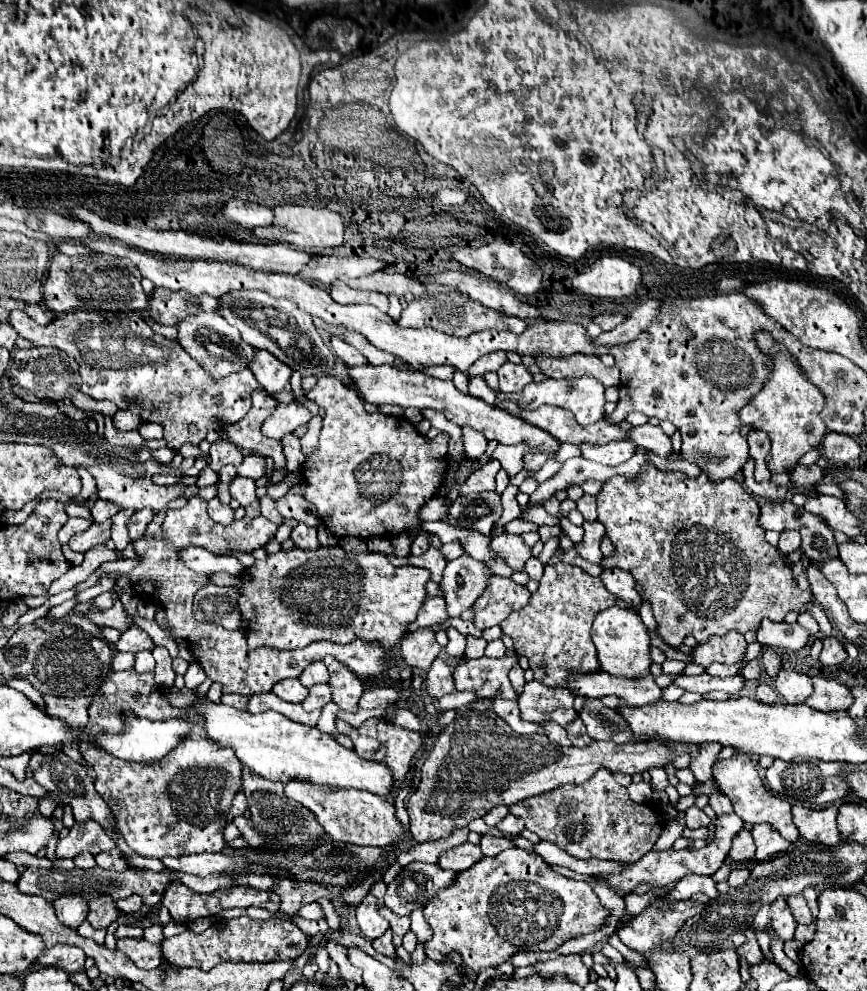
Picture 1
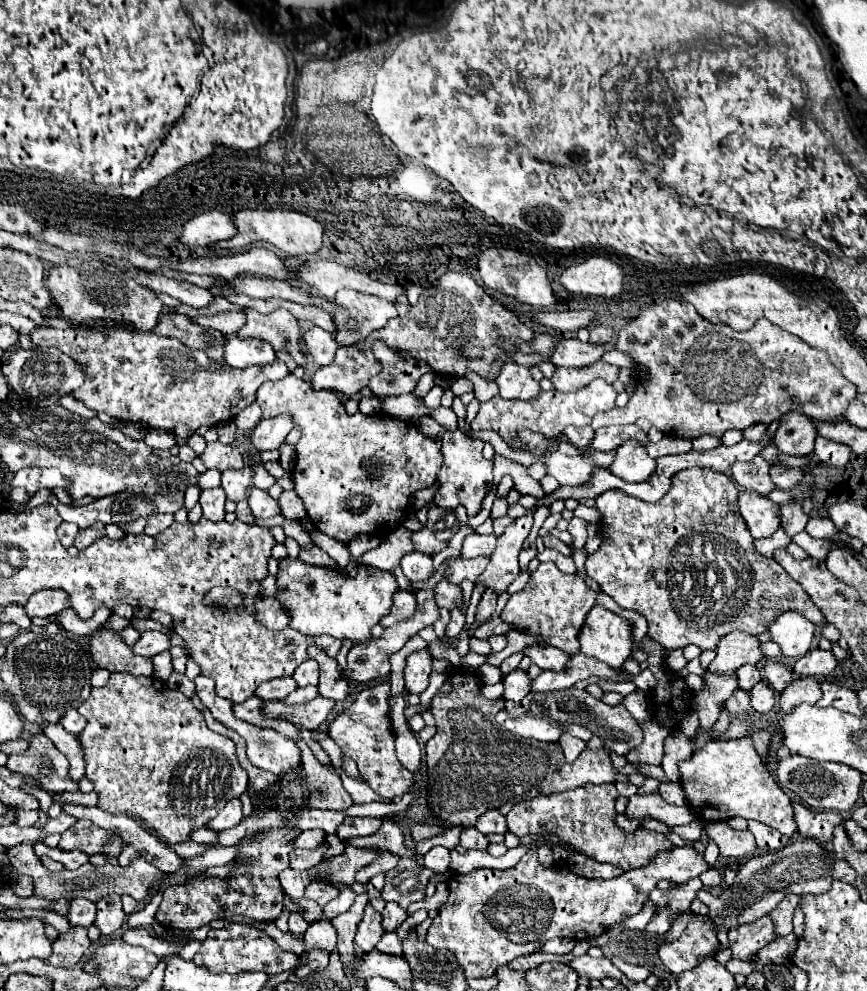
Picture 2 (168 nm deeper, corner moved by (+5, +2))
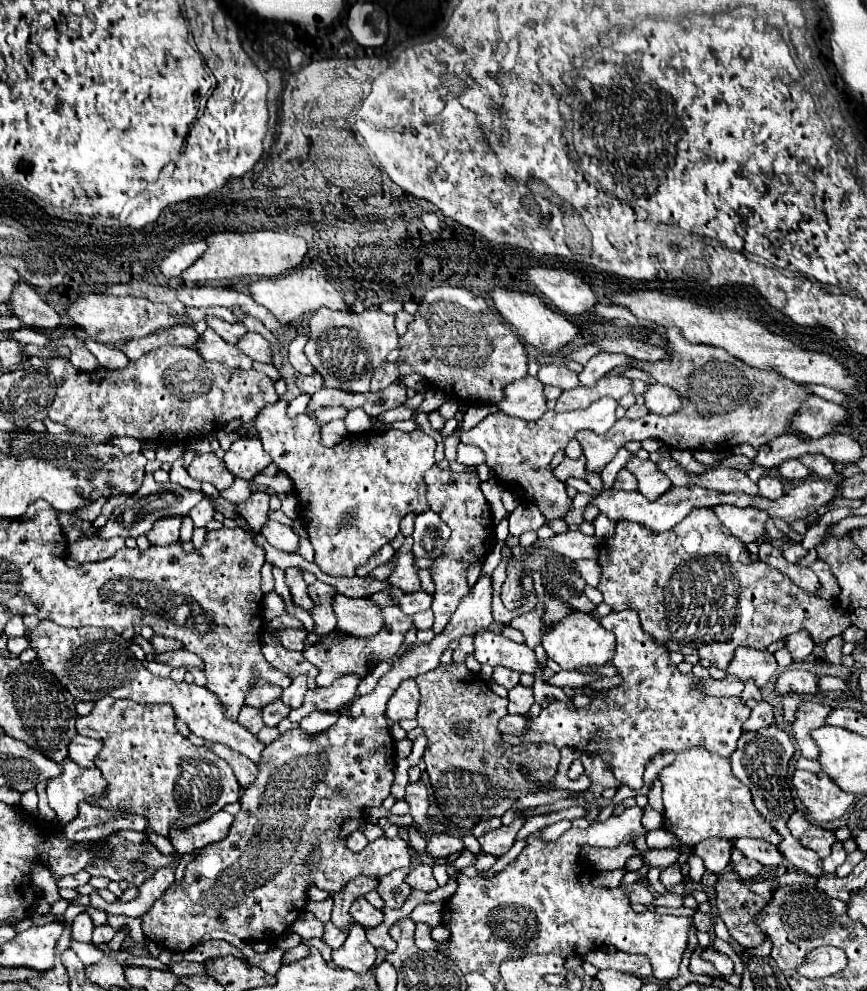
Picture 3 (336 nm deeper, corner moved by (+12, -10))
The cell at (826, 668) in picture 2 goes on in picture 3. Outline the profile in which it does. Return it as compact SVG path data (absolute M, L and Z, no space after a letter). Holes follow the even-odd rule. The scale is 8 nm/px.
M788 668L776 680L776 690L780 694L796 692L796 694L816 694L818 692L818 676L810 670Z

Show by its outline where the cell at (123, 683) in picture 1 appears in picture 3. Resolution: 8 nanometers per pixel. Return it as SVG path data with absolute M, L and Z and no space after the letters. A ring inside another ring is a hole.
M104 696L96 702L96 708L90 714L76 718L76 730L82 736L92 736L102 742L94 766L100 768L108 788L98 798L88 796L88 802L110 812L140 814L148 820L148 828L160 836L170 836L172 828L180 830L200 824L224 810L226 804L240 800L240 784L232 768L208 746L194 746L176 730L170 704L138 704L134 700L114 700L112 696Z

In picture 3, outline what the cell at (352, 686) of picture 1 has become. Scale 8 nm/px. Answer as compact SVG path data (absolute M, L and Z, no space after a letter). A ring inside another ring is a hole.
M264 636L262 640L262 652L264 658L270 660L270 664L274 664L276 668L280 668L282 672L286 672L290 678L298 676L298 674L308 674L308 688L316 690L316 676L318 676L318 666L310 664L302 652L292 652L286 650L282 644L278 644L278 640Z

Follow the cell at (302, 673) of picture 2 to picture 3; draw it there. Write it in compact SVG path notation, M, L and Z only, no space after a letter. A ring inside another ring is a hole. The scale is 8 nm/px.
M306 674L296 676L296 678L292 680L292 684L284 690L284 694L282 694L282 702L288 704L288 706L292 706L292 708L298 708L298 706L302 704L304 696L306 696L306 690L308 690L306 680L308 680Z

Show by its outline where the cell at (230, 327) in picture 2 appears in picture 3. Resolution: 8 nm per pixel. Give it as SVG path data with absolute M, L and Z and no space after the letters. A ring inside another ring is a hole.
M246 332L238 338L236 342L238 350L242 350L246 356L250 356L252 360L258 360L258 362L264 362L268 364L270 362L270 344L256 332Z

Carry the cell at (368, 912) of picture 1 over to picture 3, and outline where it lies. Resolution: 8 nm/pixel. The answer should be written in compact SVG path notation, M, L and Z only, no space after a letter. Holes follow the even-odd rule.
M360 924L350 928L350 934L340 950L332 952L332 960L338 968L348 968L358 974L368 972L374 966L376 950L366 938L366 930Z

